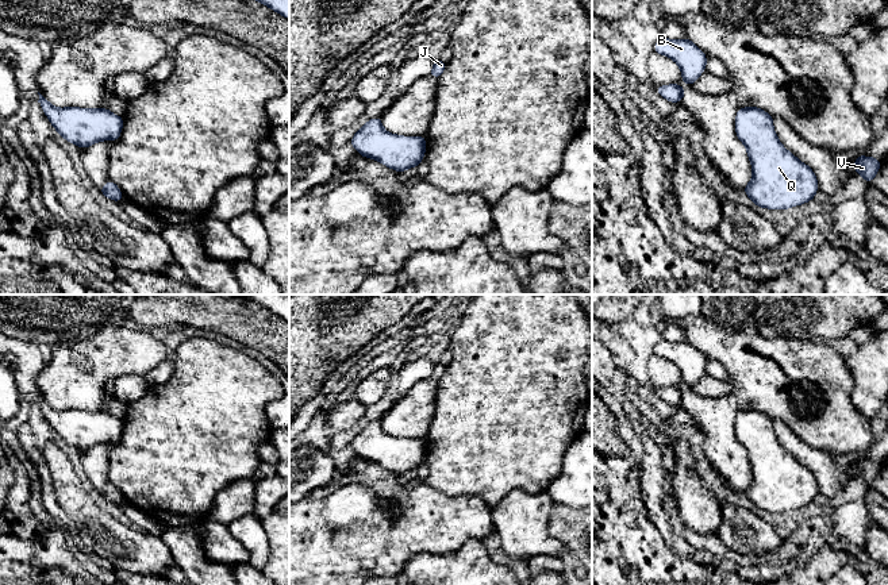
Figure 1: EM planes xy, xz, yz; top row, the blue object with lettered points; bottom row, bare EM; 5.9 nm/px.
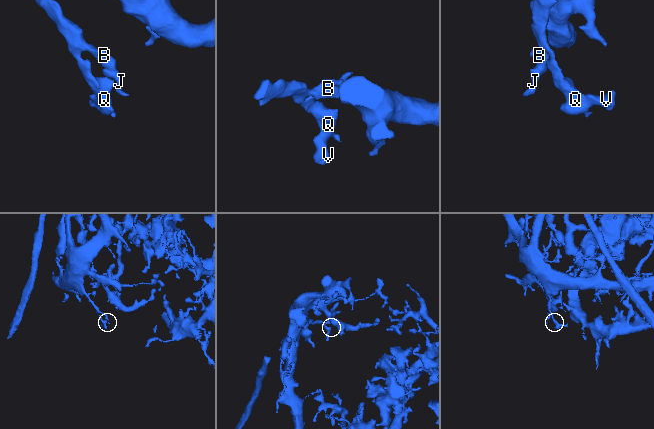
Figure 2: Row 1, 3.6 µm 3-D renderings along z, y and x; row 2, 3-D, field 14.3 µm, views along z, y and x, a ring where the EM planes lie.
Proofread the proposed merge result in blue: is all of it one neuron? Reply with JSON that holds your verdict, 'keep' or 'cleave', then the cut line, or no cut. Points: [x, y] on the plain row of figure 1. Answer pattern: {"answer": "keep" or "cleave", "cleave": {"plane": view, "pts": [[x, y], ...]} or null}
{"answer": "keep", "cleave": null}

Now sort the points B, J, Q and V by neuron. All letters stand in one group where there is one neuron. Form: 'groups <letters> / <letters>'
groups B J Q V

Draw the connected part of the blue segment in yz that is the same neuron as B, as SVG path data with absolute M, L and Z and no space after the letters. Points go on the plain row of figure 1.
M661 338L654 354L672 361L680 369L683 384L691 389L706 373L707 358L687 340L670 343Z

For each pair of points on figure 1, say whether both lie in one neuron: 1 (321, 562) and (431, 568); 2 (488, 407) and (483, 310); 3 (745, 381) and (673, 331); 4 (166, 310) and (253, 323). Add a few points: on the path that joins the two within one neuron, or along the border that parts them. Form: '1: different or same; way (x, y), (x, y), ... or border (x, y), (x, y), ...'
1: different; border (434, 554), (416, 553), (406, 562), (402, 570)
2: same; way (491, 383), (491, 334)
3: different; border (700, 314), (685, 316), (680, 322), (683, 339)
4: same; way (188, 310), (206, 310), (219, 316), (231, 318)

